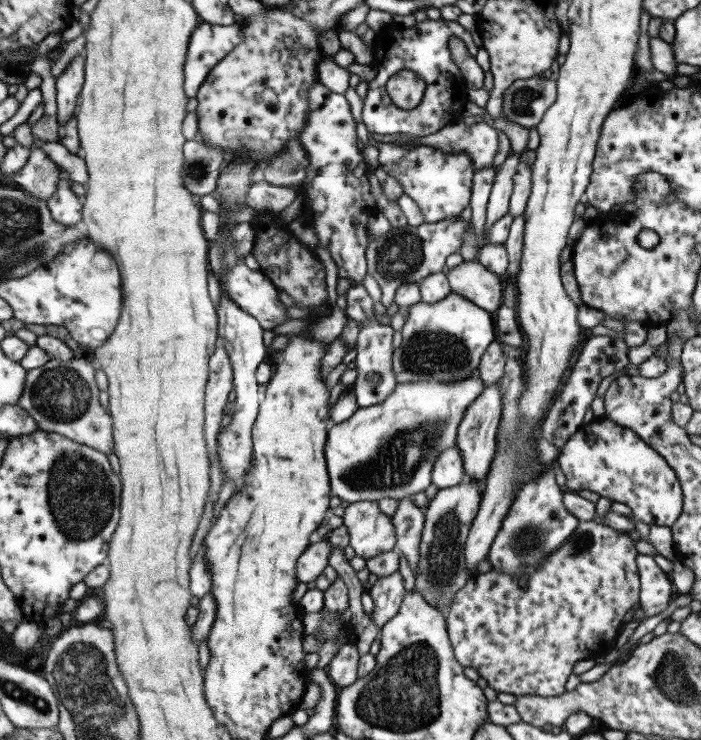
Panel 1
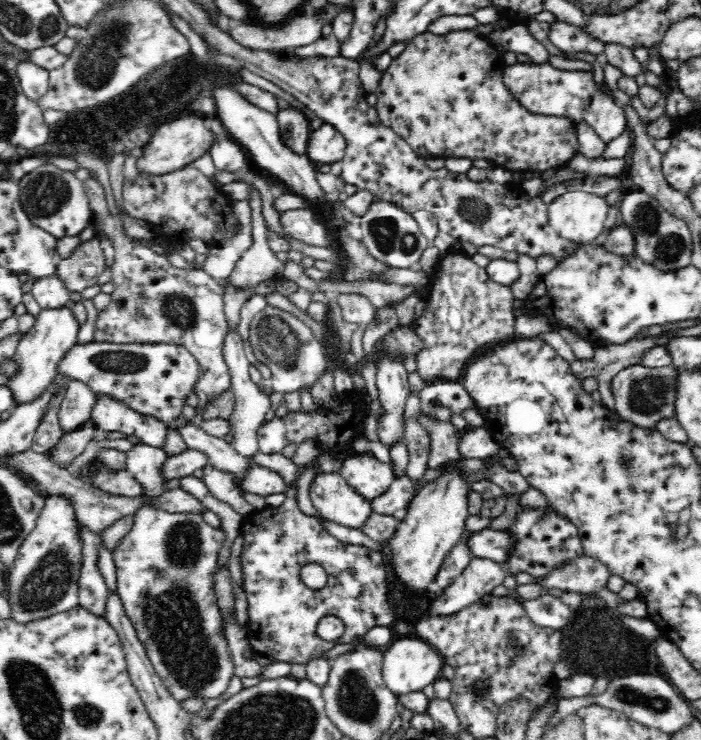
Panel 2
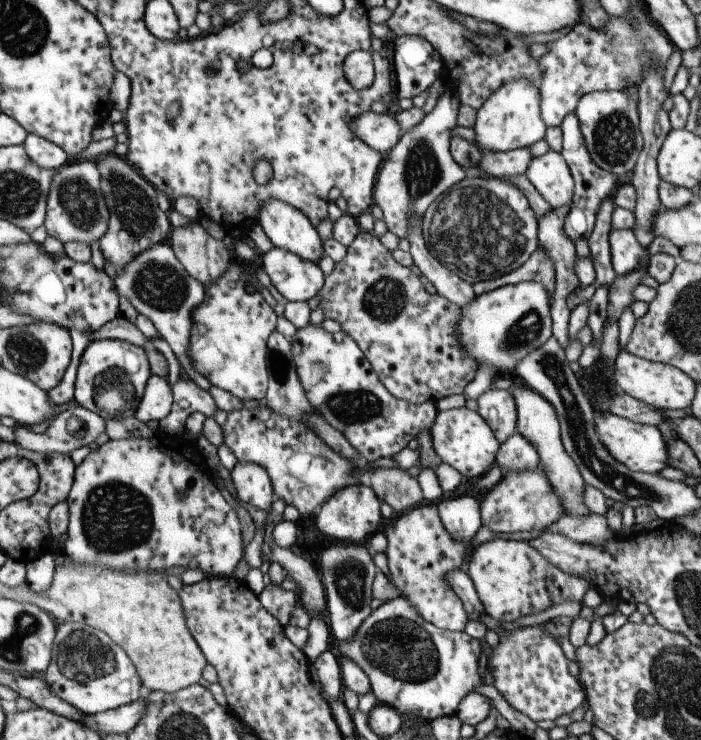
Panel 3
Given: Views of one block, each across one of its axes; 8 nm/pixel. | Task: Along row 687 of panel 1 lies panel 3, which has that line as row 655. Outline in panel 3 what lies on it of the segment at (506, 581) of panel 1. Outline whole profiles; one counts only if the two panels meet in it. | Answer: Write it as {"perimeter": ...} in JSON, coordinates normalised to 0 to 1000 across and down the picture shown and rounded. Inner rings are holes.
{"perimeter":[[[762,845],[725,853],[713,862],[713,870],[702,876],[696,895],[708,932],[739,962],[750,965],[762,976],[793,973],[802,965],[815,965],[836,953],[836,939],[826,918],[810,908],[812,891],[799,870],[773,849]]]}

